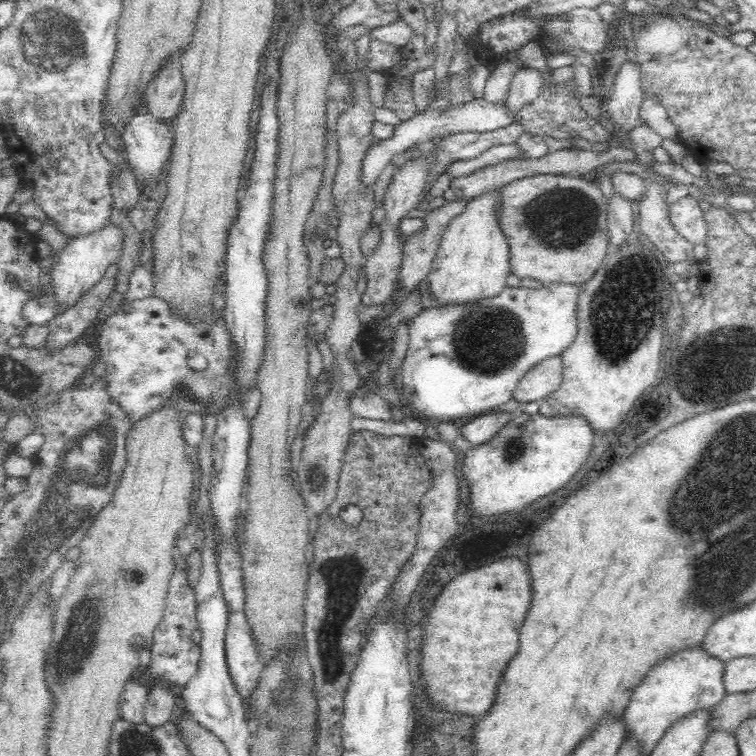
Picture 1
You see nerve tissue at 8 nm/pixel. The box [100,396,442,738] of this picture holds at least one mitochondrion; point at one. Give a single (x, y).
(342, 596)

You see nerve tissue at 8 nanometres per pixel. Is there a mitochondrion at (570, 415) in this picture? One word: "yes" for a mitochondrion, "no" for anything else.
no

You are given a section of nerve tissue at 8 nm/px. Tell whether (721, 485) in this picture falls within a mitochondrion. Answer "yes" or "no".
yes

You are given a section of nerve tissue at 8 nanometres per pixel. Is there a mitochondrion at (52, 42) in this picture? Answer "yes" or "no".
yes

